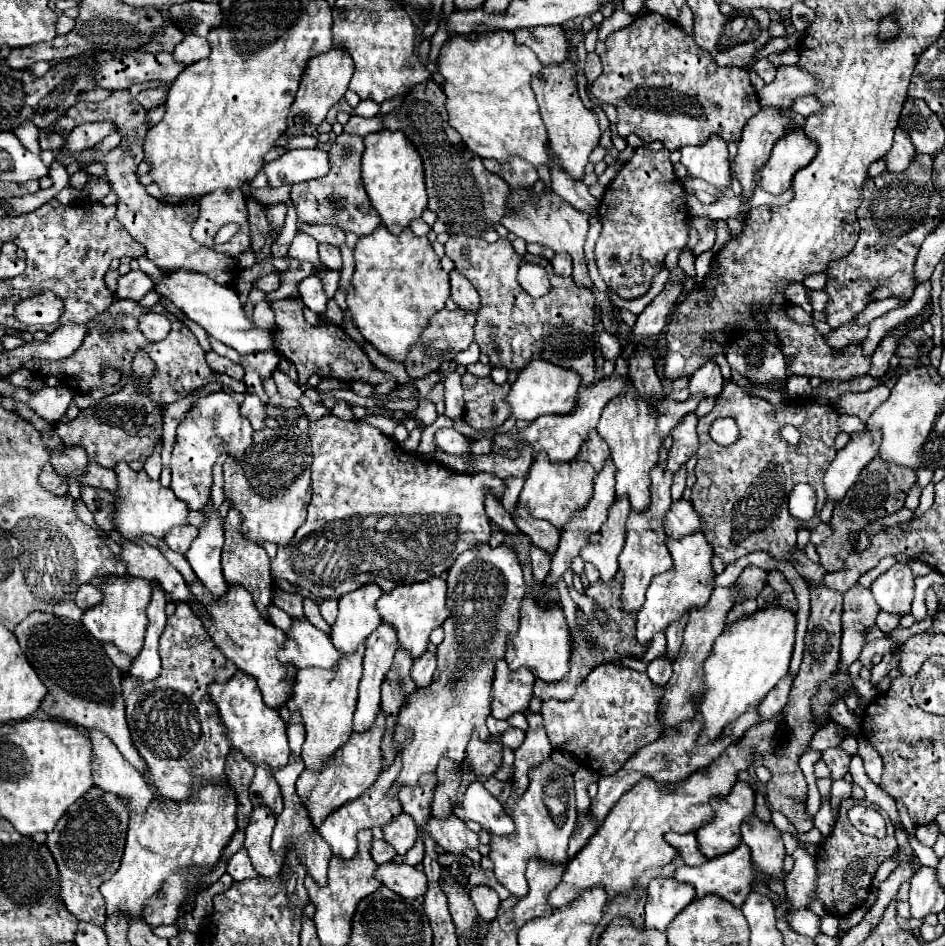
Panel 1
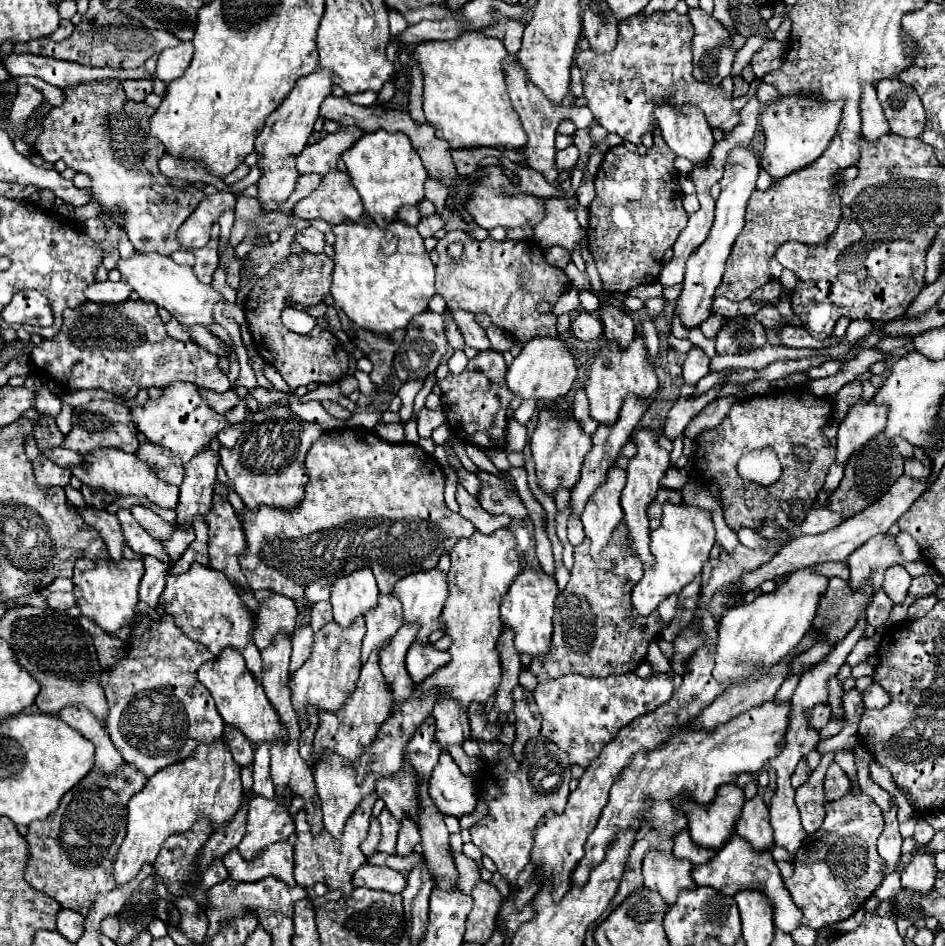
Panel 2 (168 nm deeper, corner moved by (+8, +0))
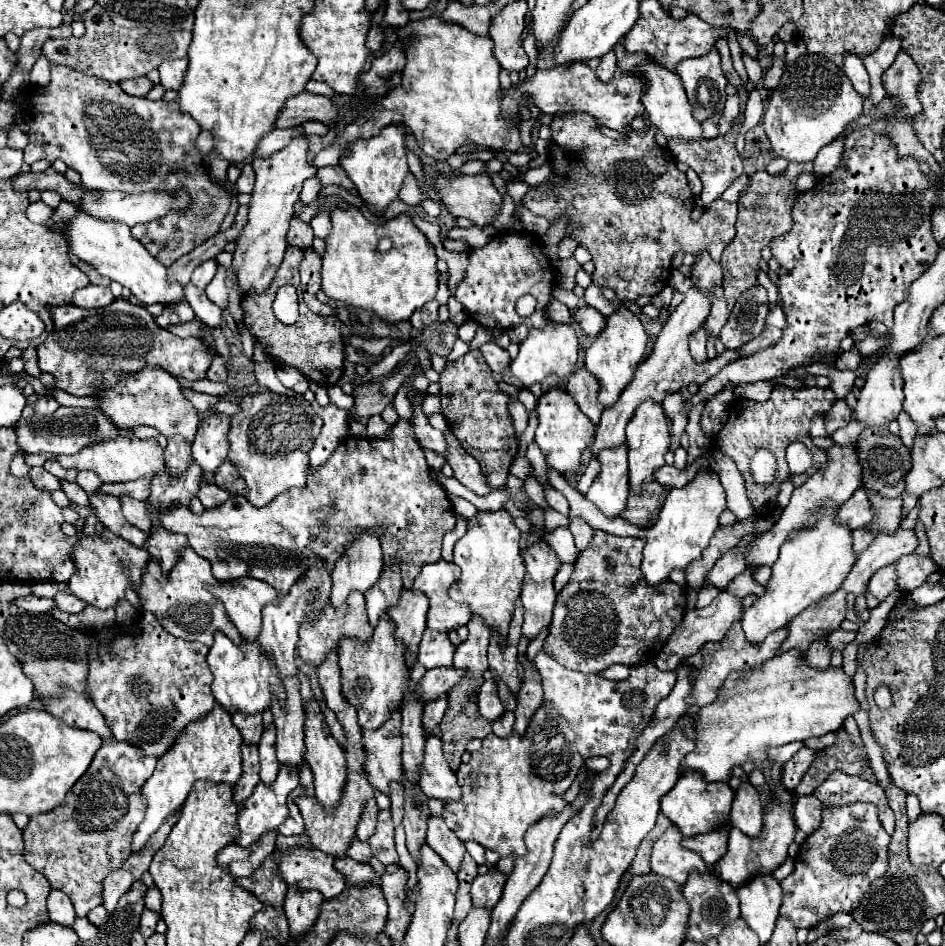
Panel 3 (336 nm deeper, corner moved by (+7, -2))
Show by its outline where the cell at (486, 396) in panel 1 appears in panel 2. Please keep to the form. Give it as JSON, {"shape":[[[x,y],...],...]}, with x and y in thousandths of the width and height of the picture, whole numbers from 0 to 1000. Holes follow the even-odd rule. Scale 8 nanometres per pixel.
{"shape":[[[515,370],[507,372],[501,381],[496,381],[494,389],[486,397],[473,397],[465,402],[469,412],[469,436],[473,440],[473,448],[477,459],[484,461],[492,469],[503,469],[507,474],[532,474],[534,471],[534,452],[537,452],[537,431],[543,421],[541,412],[534,404],[534,381],[528,372]]]}

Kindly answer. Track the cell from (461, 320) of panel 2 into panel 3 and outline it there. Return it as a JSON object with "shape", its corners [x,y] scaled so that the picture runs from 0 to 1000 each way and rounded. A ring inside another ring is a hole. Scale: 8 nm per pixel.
{"shape":[[[521,362],[521,364],[512,364],[512,366],[508,368],[508,372],[512,374],[512,378],[514,378],[516,387],[521,389],[521,393],[529,395],[535,406],[540,406],[540,408],[544,408],[544,410],[548,410],[548,412],[554,410],[552,404],[546,404],[546,400],[542,400],[542,393],[540,393],[540,383],[542,383],[542,378],[538,376],[535,370],[527,368],[527,366]]]}

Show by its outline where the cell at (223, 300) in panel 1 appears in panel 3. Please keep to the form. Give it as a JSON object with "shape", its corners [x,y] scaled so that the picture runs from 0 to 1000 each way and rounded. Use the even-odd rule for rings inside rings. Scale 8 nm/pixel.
{"shape":[[[83,222],[80,228],[68,237],[68,245],[74,266],[80,273],[99,281],[104,290],[114,292],[116,296],[138,304],[138,309],[152,321],[182,321],[195,317],[193,302],[176,298],[176,283],[165,273],[161,273],[144,252],[140,252],[138,241],[131,239],[131,235],[106,235],[106,230],[85,226]]]}

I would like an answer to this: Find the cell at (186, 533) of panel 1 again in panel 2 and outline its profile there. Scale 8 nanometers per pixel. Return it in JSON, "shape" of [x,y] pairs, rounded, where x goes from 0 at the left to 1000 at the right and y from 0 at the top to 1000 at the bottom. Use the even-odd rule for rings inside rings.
{"shape":[[[139,535],[139,543],[156,560],[156,564],[162,567],[164,571],[170,573],[170,571],[181,569],[183,554],[170,550],[170,545],[166,545],[160,537],[156,537],[156,535]]]}

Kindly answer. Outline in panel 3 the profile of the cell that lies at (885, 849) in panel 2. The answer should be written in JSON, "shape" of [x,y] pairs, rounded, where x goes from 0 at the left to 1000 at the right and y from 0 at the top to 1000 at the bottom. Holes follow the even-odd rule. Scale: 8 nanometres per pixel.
{"shape":[[[885,814],[874,822],[874,827],[870,827],[863,833],[861,841],[874,854],[897,852],[897,850],[904,850],[904,848],[923,848],[929,854],[929,863],[931,863],[935,877],[940,882],[946,879],[946,858],[942,856],[938,841],[935,841],[935,835],[929,829],[923,829],[914,822],[897,820],[889,814]]]}

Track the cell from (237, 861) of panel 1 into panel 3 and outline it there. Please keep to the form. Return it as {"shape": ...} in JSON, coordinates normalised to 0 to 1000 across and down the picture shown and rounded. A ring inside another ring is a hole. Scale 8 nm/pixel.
{"shape":[[[313,896],[296,907],[294,918],[305,937],[315,934],[317,941],[337,941],[345,951],[358,947],[366,939],[366,928],[351,915],[353,907],[339,899]]]}

